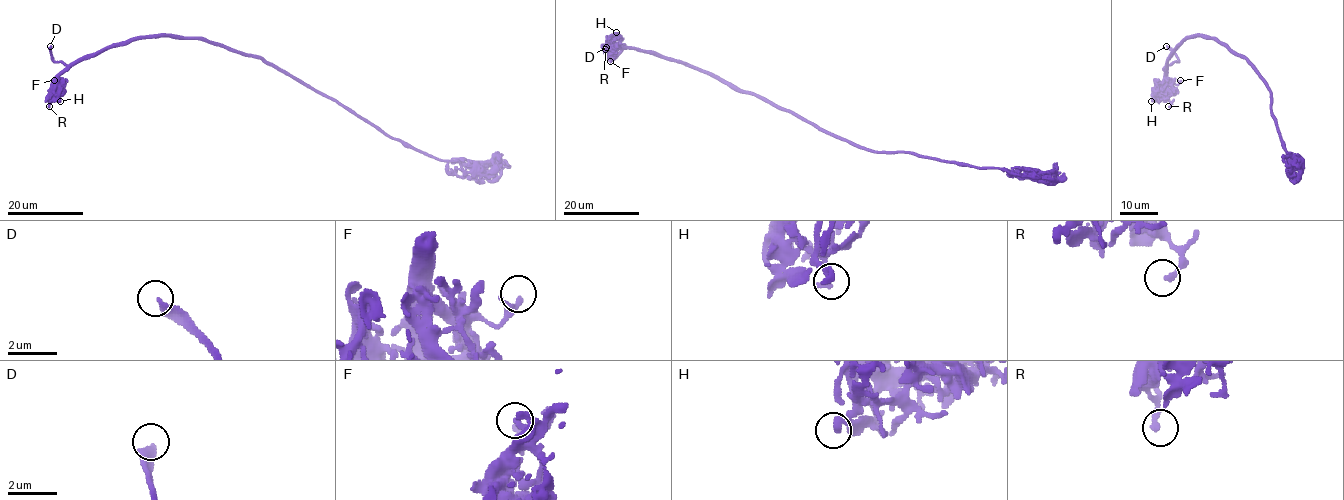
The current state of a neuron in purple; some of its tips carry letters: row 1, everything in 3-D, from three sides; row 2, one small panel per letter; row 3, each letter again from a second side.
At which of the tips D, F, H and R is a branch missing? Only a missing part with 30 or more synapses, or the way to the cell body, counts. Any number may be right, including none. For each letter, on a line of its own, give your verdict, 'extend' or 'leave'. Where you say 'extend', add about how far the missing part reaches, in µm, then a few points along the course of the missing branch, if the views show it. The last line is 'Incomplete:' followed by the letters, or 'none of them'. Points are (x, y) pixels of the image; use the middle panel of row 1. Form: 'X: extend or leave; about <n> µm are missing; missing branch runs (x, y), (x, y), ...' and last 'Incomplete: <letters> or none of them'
D: extend; about 20 µm are missing; missing branch runs (606, 47), (601, 34), (592, 37)
F: leave
H: leave
R: leave
Incomplete: D

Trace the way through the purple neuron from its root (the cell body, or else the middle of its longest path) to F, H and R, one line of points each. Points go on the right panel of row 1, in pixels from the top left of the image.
F: (1250, 64), (1214, 38), (1189, 36), (1168, 56), (1167, 78), (1176, 85), (1180, 80)
H: (1250, 64), (1214, 38), (1189, 36), (1168, 56), (1163, 85), (1151, 101)
R: (1250, 64), (1214, 38), (1189, 36), (1168, 56), (1167, 100), (1171, 104), (1168, 106)

